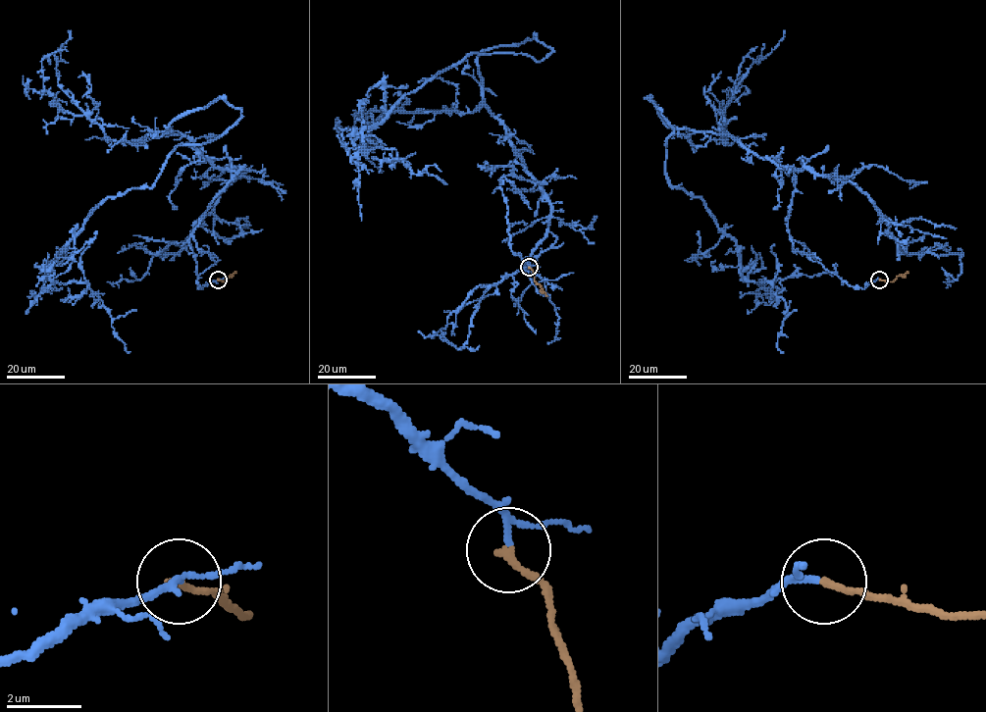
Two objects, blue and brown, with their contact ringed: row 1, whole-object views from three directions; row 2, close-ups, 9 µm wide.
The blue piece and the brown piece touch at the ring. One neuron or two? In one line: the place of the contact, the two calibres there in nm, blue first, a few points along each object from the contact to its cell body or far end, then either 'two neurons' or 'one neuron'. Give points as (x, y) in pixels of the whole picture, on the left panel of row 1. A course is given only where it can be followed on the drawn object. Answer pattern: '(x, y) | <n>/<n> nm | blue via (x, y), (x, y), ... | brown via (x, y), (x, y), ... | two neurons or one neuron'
(218, 279) | 100/200 nm | blue via (219, 279), (198, 286), (188, 240), (231, 172), (165, 128), (224, 97), (230, 127), (51, 264), (129, 351) | brown via (219, 279), (224, 281), (235, 272) | one neuron

